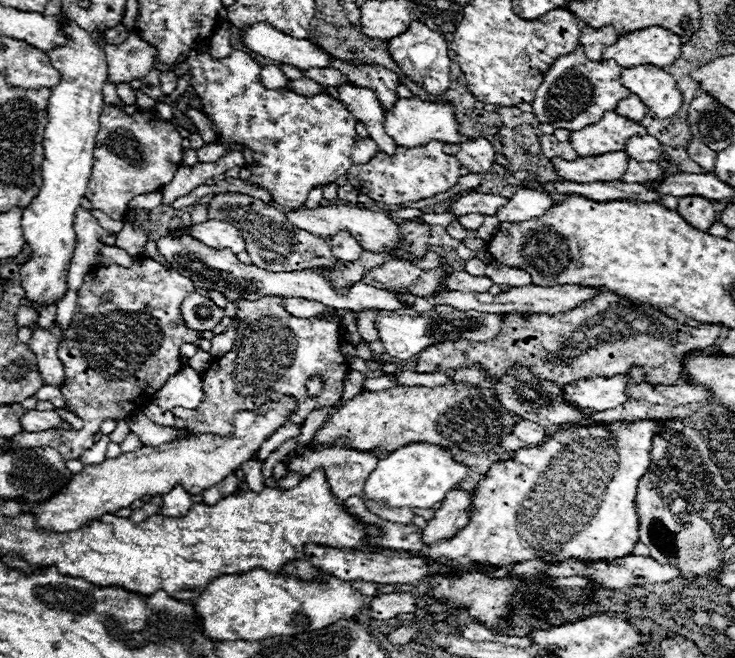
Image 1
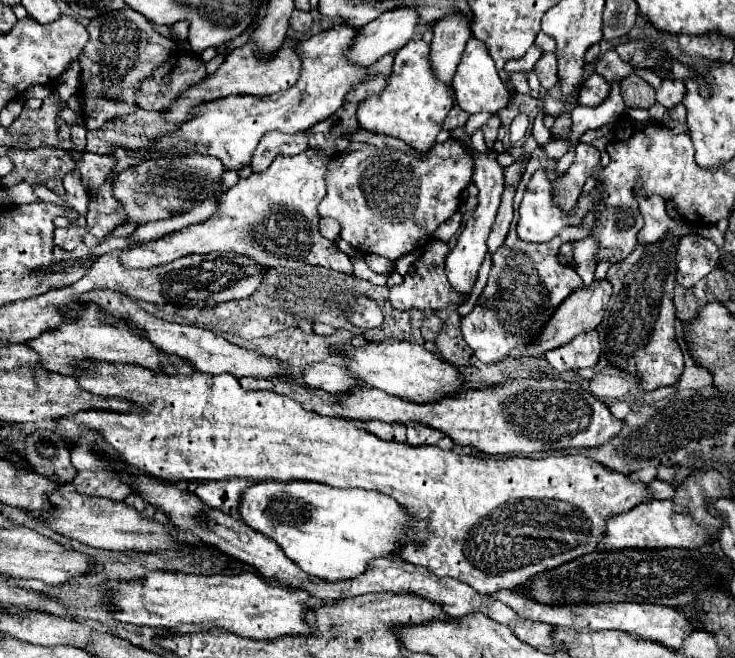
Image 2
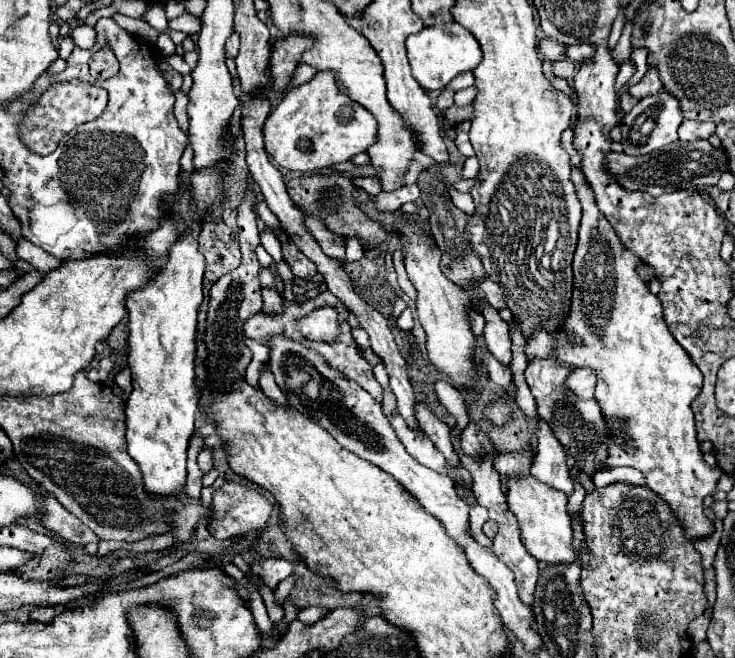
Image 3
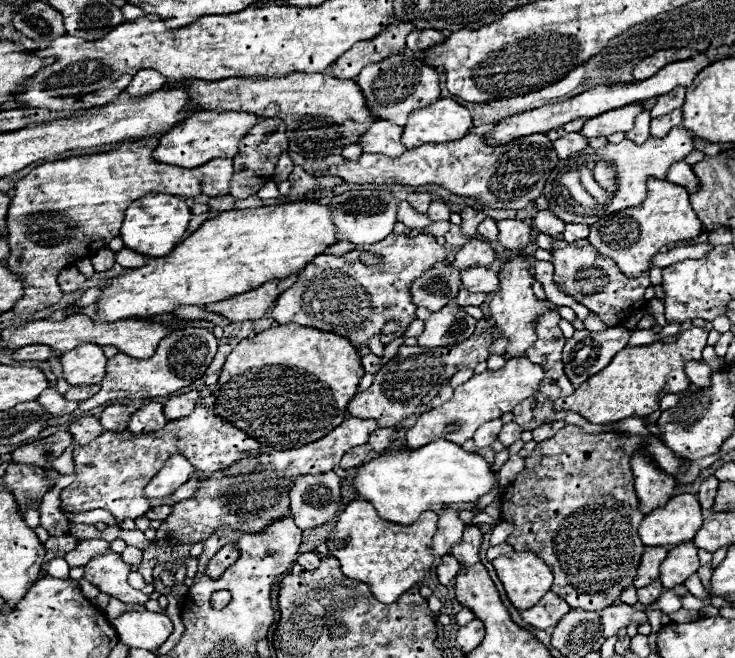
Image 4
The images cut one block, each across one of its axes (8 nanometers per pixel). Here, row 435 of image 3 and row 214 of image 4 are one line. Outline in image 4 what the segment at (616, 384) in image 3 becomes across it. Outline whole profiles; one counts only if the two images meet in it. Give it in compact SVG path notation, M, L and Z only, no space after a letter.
M648 178L648 196L640 206L612 212L590 226L588 242L602 254L612 258L618 268L628 276L636 278L644 270L650 270L650 260L664 244L690 240L700 234L700 220L690 206L688 190L658 178Z

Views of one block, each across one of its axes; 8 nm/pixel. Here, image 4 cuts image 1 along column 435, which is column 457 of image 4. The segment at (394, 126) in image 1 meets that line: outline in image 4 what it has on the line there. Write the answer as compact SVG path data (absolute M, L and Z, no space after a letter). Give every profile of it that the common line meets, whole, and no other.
M442 98L410 114L404 126L402 144L406 144L406 148L416 148L422 144L460 140L472 126L472 116L464 106L452 98Z

